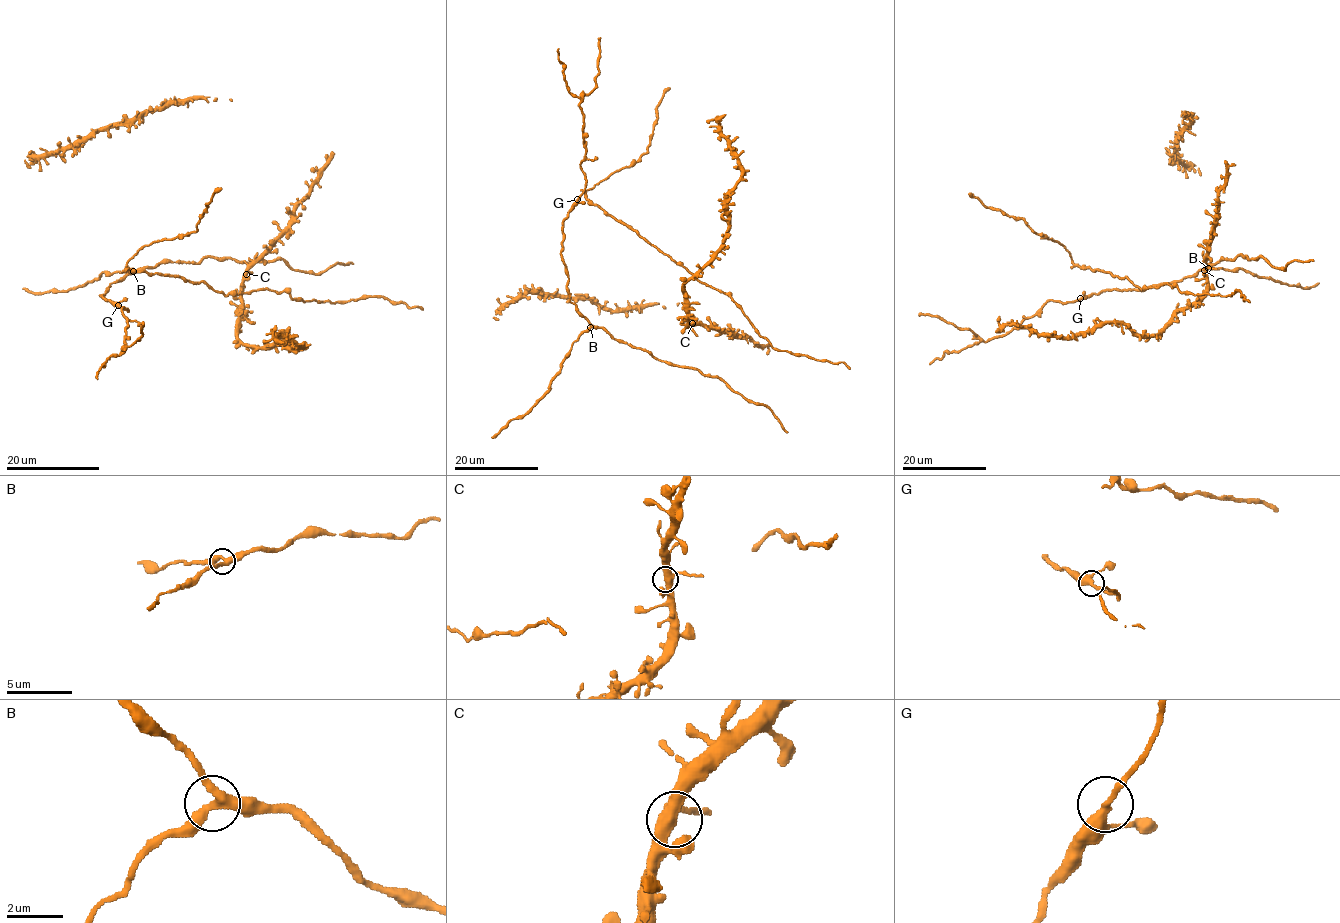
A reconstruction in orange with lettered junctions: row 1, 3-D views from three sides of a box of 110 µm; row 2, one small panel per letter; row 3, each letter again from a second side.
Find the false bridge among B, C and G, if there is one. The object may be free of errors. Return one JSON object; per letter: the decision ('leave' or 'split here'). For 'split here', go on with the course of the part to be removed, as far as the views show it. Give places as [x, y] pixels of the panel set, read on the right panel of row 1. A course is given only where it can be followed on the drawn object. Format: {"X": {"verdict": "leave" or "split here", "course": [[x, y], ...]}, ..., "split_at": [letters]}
{"B": {"verdict": "leave"}, "C": {"verdict": "leave"}, "G": {"verdict": "leave"}, "split_at": []}

